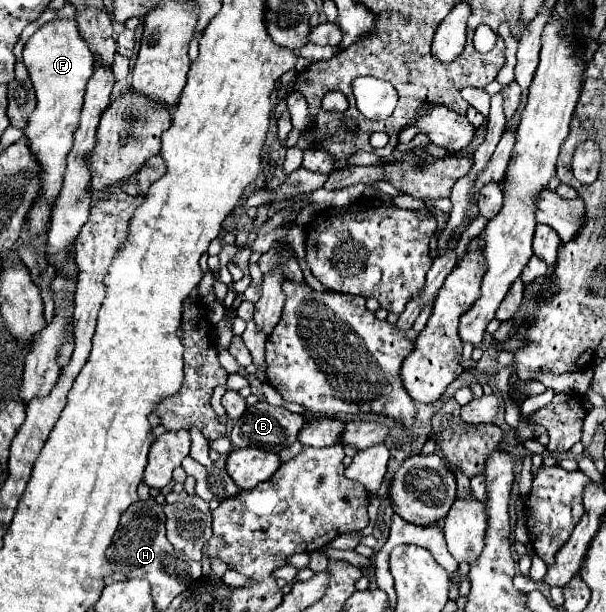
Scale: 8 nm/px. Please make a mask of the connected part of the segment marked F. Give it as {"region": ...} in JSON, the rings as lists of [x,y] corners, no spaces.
{"region":[[[71,18],[71,20],[53,20],[45,24],[43,28],[39,28],[29,38],[23,50],[23,62],[29,70],[29,78],[33,82],[35,96],[37,96],[37,106],[33,114],[29,116],[29,122],[23,134],[41,168],[41,176],[39,176],[41,190],[33,206],[29,208],[27,228],[31,236],[39,236],[47,232],[49,218],[51,218],[51,206],[61,192],[63,174],[67,166],[67,154],[73,146],[73,132],[77,130],[85,86],[93,74],[93,56],[89,48],[85,46],[85,40],[81,40],[77,32],[75,20]]]}

